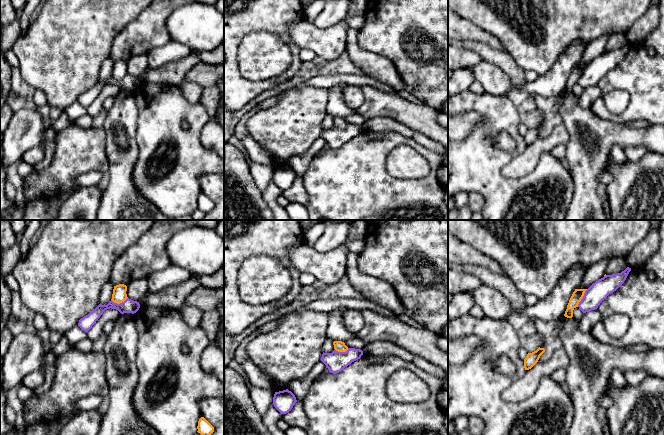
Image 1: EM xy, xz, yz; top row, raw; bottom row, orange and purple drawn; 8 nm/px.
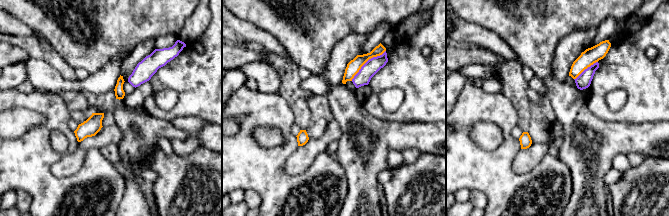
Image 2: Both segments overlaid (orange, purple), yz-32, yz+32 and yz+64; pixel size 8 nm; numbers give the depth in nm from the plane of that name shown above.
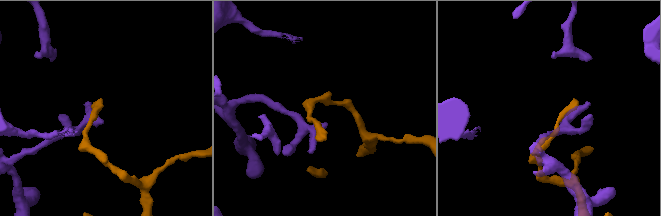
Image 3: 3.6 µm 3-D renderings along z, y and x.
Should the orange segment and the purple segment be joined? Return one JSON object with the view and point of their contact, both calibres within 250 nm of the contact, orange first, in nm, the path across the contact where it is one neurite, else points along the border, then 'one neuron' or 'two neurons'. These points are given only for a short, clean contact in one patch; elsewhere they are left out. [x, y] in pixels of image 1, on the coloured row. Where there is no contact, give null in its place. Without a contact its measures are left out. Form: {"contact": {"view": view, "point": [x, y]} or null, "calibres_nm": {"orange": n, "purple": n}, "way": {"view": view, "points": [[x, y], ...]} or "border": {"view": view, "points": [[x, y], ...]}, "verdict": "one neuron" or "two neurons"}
{"contact": {"view": "yz", "point": [582, 297]}, "calibres_nm": {"orange": 90, "purple": 160}, "border": {"view": "yz", "points": [[587, 289], [577, 306]]}, "verdict": "two neurons"}

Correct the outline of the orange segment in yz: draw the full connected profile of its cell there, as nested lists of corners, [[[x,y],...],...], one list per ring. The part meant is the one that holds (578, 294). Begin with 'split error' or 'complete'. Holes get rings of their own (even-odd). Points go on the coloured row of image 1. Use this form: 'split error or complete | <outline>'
complete | [[[575,289],[573,292],[569,303],[567,305],[567,309],[565,311],[564,316],[567,318],[572,318],[573,317],[573,310],[578,307],[579,302],[584,296],[584,293],[587,289]]]

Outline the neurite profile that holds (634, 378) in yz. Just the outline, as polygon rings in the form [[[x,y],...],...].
[[[643,370],[626,371],[624,377],[630,386],[639,386],[646,377],[646,373]]]

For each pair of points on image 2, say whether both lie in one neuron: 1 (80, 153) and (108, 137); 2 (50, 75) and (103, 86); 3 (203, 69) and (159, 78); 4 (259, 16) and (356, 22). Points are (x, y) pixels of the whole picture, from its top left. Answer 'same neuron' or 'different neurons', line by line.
1: same neuron
2: same neuron
3: same neuron
4: same neuron

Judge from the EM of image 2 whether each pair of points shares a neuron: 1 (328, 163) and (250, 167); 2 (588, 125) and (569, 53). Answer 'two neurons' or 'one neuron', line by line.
1: one neuron
2: two neurons

